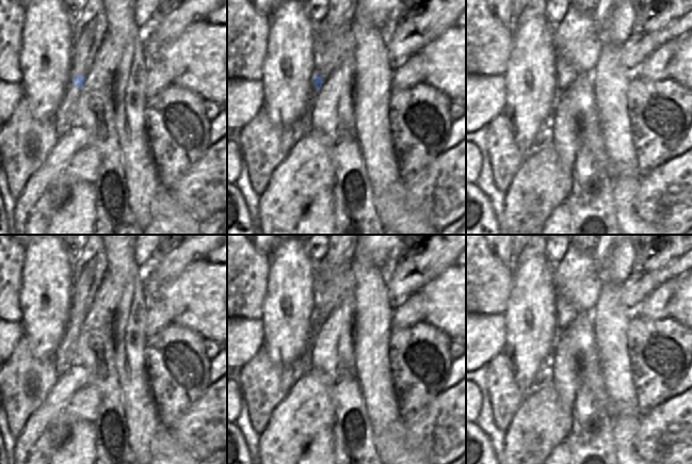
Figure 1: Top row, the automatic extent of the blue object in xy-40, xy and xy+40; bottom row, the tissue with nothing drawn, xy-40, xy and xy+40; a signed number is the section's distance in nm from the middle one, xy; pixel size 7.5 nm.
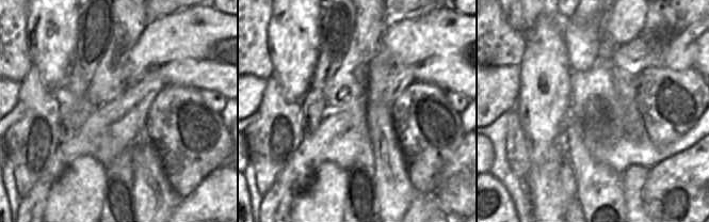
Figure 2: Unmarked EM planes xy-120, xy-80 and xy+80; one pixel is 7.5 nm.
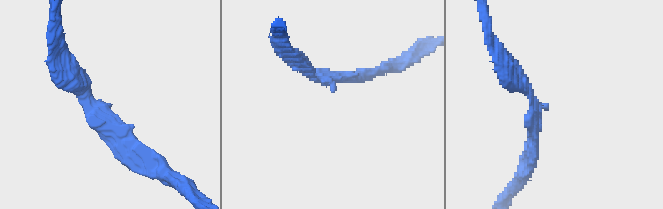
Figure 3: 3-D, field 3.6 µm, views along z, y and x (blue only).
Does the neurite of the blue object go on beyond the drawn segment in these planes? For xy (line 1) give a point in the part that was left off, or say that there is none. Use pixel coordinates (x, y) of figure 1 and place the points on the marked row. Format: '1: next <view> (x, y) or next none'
1: next none

